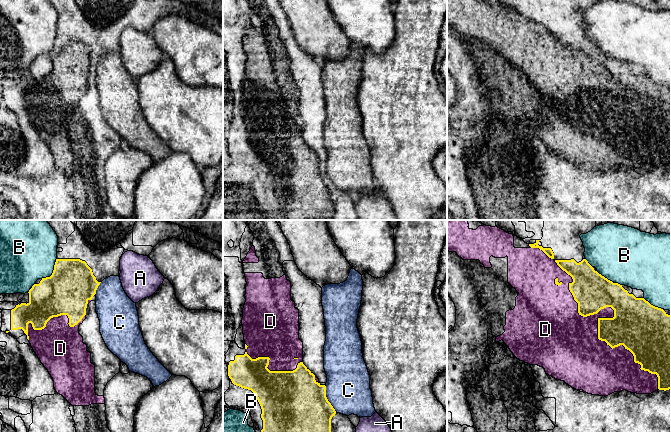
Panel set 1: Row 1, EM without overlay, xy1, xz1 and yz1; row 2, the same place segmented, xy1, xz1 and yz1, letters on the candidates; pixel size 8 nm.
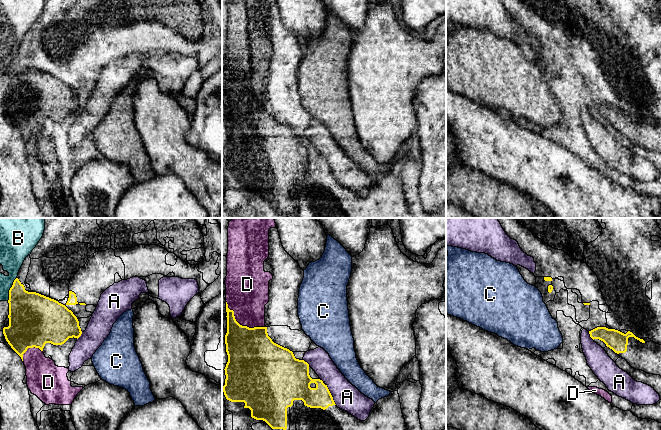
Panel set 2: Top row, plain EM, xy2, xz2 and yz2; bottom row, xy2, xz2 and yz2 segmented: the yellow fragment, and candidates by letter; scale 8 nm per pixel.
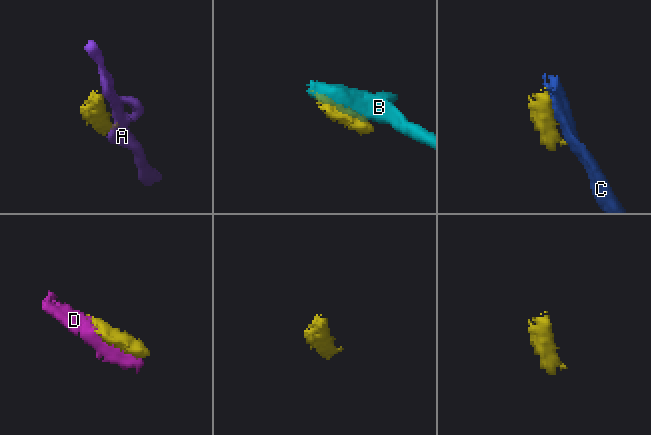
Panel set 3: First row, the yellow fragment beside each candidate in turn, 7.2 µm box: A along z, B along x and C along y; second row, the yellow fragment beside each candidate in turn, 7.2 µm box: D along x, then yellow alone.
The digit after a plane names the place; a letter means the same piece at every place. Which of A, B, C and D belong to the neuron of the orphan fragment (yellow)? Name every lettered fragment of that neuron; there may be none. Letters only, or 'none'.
D

